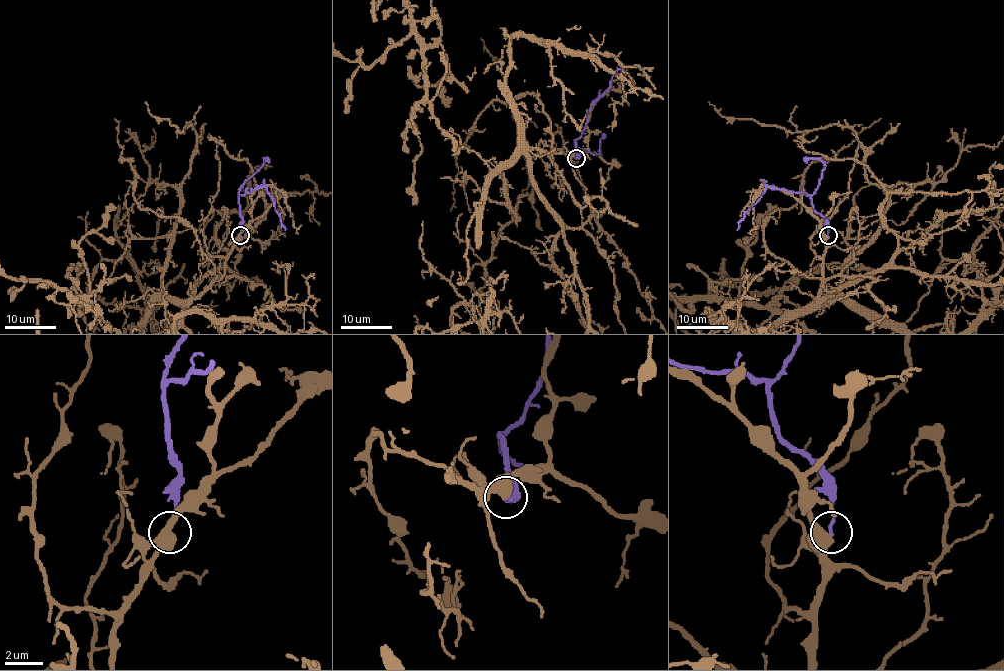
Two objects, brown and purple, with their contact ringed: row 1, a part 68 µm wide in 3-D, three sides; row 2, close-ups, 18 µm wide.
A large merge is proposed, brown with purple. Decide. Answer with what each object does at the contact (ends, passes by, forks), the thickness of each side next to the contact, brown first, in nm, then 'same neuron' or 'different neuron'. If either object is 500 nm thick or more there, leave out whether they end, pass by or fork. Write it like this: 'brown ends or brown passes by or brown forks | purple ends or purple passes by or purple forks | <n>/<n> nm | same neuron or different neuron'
brown forks | purple ends | 380/160 nm | different neuron

